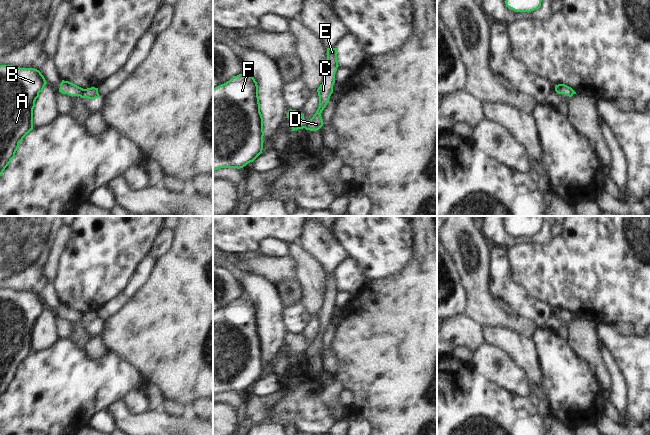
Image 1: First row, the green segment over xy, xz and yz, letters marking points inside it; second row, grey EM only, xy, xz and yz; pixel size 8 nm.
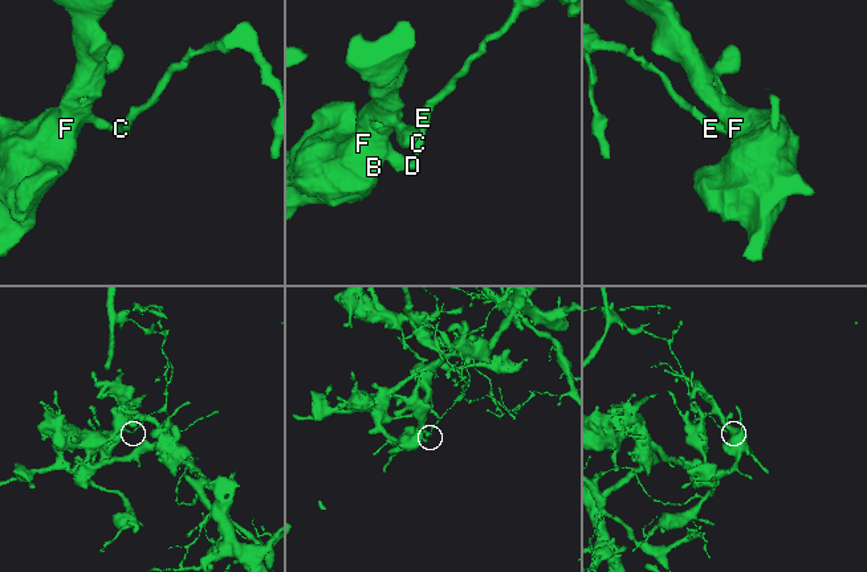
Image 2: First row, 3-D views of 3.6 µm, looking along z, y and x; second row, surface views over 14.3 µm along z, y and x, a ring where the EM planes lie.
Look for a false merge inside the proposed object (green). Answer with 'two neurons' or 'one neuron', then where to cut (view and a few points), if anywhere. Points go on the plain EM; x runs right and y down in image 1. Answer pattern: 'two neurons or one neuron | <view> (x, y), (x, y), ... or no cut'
two neurons | xy (85, 313), (78, 319)

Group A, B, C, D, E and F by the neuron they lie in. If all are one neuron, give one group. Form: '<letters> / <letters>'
A B F / C D E

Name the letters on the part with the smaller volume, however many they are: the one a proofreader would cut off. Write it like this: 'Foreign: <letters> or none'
Foreign: C, D, E

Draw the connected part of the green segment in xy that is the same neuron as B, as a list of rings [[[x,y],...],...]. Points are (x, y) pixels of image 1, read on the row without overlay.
[[[0,289],[0,400],[15,381],[19,367],[33,353],[35,325],[46,308],[37,293]]]

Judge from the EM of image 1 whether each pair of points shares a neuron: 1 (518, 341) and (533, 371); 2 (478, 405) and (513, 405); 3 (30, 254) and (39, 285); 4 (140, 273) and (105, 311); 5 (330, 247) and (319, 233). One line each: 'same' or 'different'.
1: same
2: same
3: same
4: same
5: same

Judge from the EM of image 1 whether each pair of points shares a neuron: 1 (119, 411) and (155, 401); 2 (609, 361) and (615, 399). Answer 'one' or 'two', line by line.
1: two
2: one

